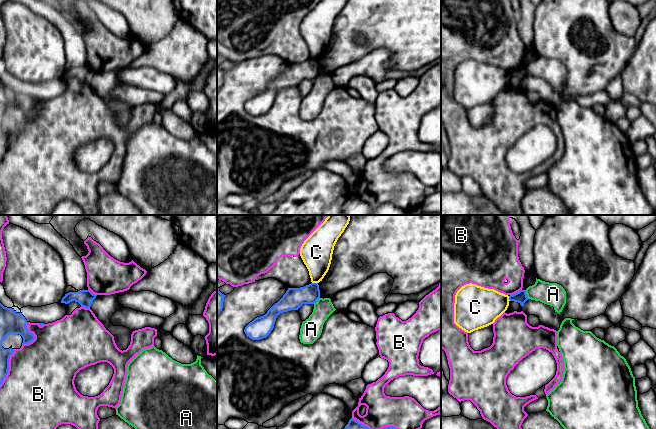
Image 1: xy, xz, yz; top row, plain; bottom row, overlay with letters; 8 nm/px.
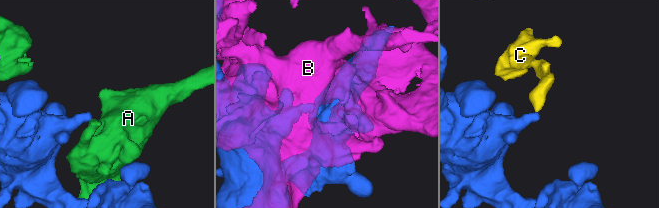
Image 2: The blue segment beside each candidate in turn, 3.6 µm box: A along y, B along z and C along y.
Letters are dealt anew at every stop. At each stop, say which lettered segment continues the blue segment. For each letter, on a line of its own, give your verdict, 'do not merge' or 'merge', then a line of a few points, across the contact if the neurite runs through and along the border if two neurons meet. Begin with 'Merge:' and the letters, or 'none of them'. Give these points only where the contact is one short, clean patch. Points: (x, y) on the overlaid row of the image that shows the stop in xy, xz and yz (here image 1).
Merge: none of them
A: do not merge
B: do not merge
C: do not merge; line xz (312, 282), (317, 283)

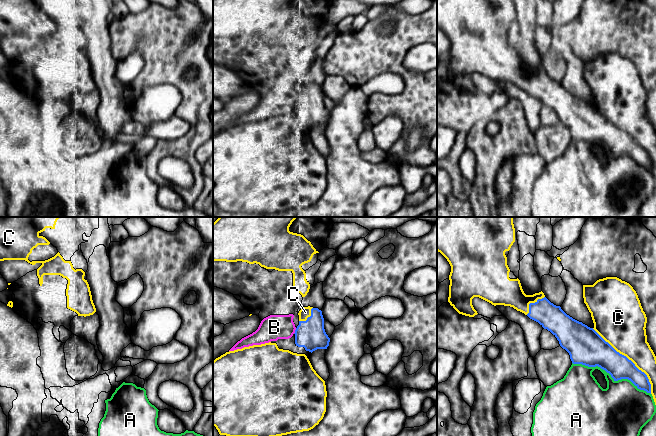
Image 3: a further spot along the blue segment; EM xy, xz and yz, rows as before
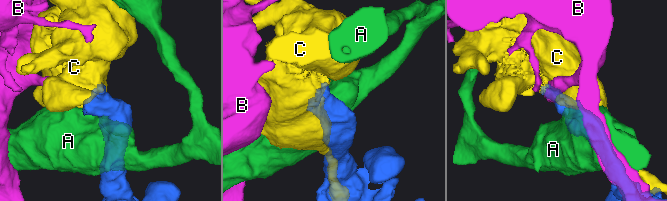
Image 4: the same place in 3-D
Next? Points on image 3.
Merge: C
A: do not merge
B: do not merge
C: merge

